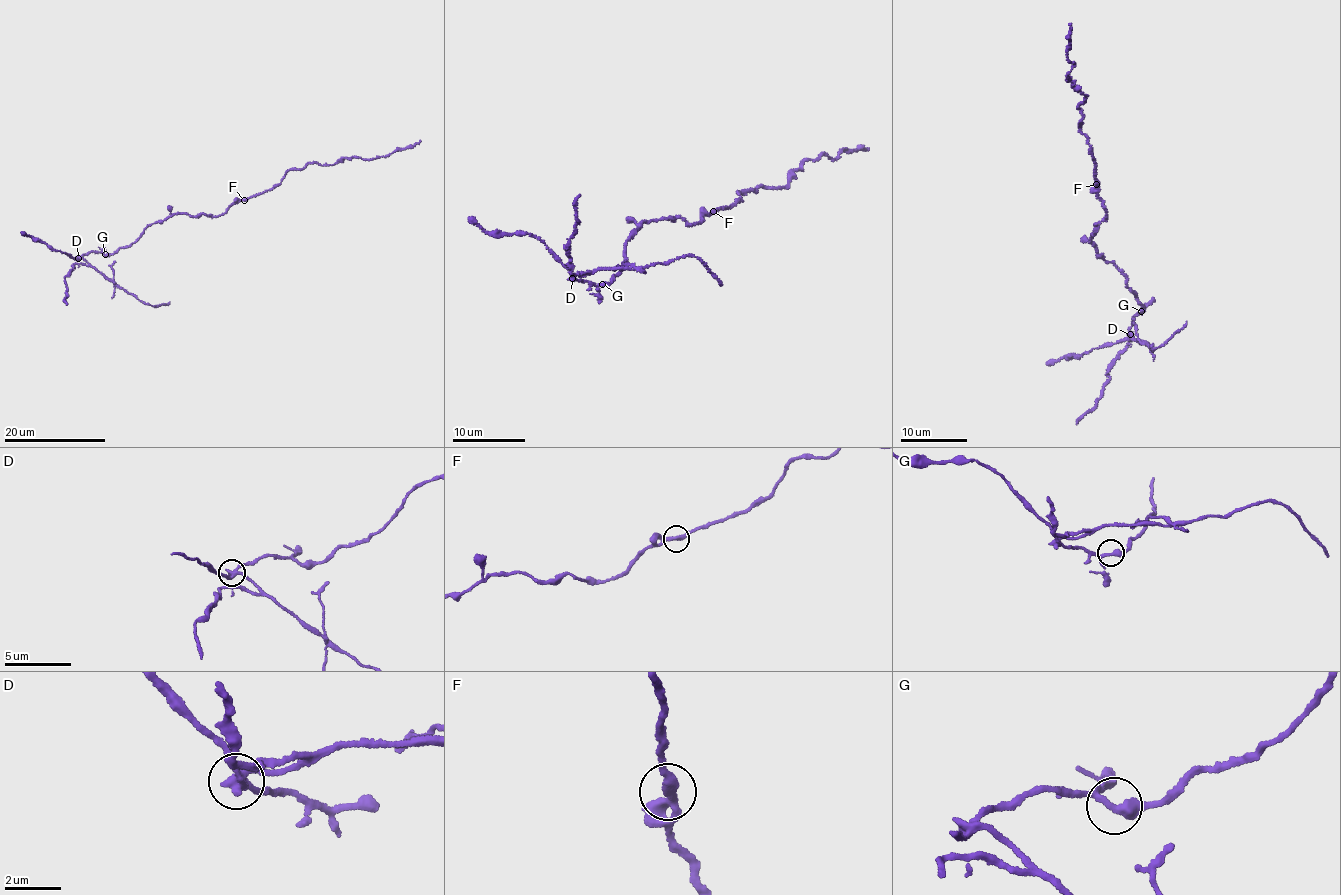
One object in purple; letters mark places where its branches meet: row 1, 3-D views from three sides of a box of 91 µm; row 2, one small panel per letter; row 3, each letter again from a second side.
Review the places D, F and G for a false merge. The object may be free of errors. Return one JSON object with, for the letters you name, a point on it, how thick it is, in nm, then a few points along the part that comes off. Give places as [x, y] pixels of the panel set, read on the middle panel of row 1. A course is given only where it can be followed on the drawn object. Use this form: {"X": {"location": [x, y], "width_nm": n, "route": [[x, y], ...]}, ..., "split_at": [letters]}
{"D": {"location": [572, 278], "width_nm": 240, "route": [[572, 278], [595, 270], [643, 269], [687, 256], [700, 258], [717, 276], [721, 286]]}, "split_at": ["D"]}

